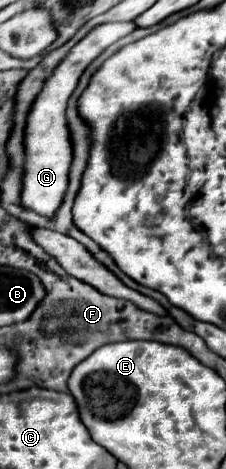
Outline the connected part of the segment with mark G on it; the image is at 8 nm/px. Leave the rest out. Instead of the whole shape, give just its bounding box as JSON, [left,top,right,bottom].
[22,22,134,216]

